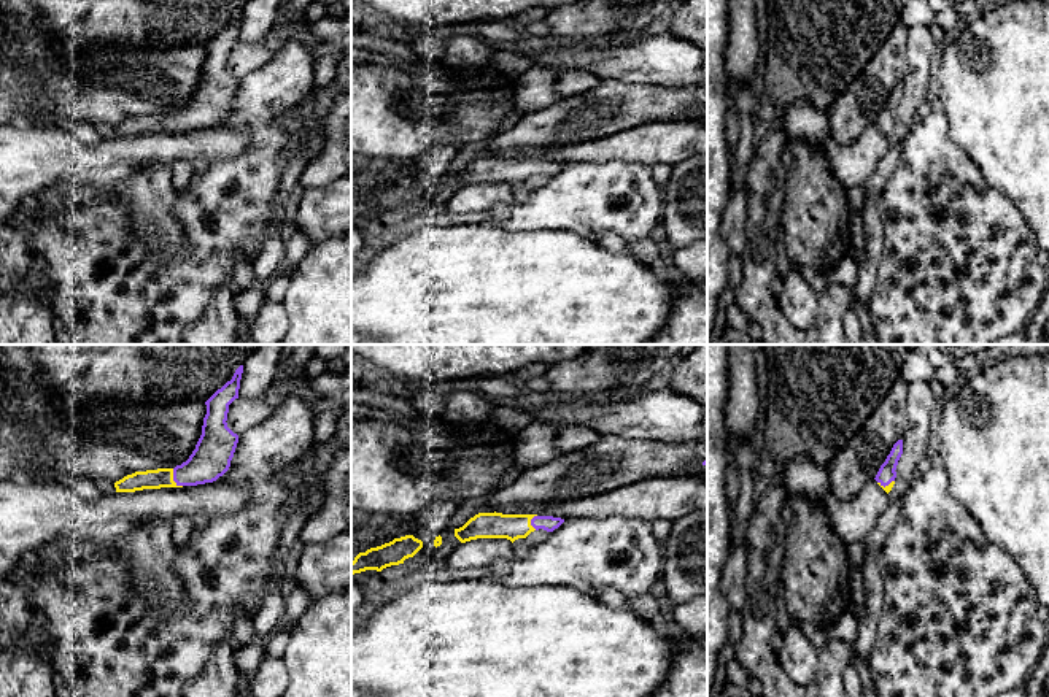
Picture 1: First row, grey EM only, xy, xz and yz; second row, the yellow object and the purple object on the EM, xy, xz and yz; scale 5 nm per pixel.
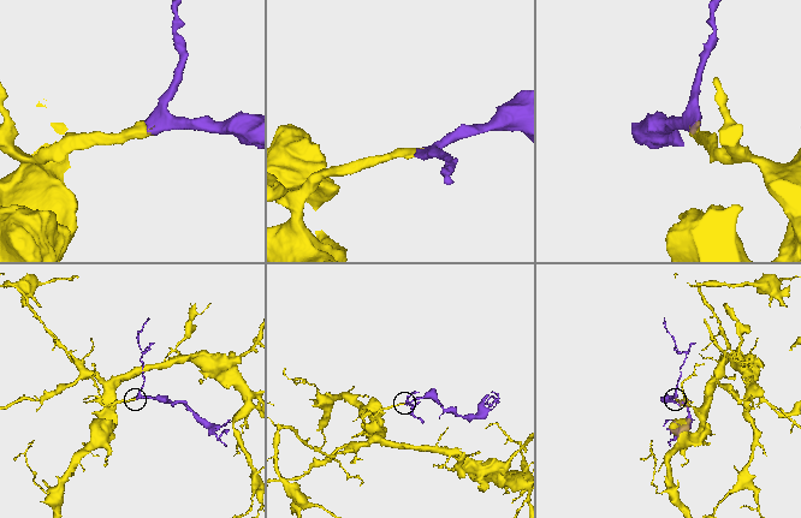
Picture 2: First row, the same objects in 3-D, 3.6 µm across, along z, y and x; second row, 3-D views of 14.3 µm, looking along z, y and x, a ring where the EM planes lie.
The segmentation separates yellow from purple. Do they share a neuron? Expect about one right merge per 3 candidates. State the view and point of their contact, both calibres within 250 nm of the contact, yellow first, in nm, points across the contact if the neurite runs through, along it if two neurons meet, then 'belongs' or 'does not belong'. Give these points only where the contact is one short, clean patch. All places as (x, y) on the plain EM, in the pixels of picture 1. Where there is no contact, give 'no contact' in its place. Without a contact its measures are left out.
xy (172, 123) | 100/200 nm | across xy (158, 123), (172, 123), (191, 118), (210, 103) | belongs

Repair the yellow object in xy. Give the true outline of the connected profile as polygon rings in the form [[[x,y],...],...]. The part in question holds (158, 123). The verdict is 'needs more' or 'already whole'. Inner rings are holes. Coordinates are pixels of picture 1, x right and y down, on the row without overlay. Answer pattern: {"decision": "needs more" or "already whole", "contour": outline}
{"decision": "needs more", "contour": [[[243,10],[232,24],[218,33],[207,46],[202,79],[186,106],[175,113],[135,116],[114,127],[116,137],[143,133],[183,132],[213,127],[223,121],[234,102],[238,79],[227,71],[229,49],[238,43]]]}

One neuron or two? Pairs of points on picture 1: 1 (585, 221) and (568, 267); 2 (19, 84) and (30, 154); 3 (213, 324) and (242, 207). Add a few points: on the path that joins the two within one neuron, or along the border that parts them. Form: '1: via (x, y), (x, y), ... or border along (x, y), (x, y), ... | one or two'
1: border along (544, 229), (572, 231), (598, 243) | two
2: border along (16, 123), (26, 124) | two
3: border along (229, 286), (221, 286), (213, 294), (201, 318) | two

